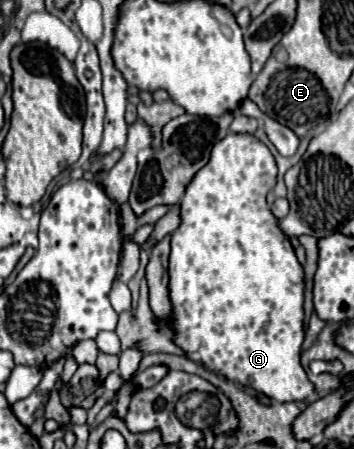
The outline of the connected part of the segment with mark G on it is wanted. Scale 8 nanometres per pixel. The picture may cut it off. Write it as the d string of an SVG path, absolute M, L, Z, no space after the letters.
M230 133L226 135L222 141L218 141L212 149L212 159L210 163L200 169L192 183L186 187L186 195L180 203L180 217L182 217L182 225L172 233L172 251L170 251L170 299L174 305L174 343L178 347L182 347L186 351L186 357L202 363L206 369L216 371L220 375L224 375L228 381L236 381L244 387L250 387L262 395L268 395L274 401L280 403L292 403L292 401L306 401L310 397L316 395L314 391L314 383L306 377L306 371L300 365L300 345L304 339L304 329L302 329L302 303L304 303L304 269L298 263L294 249L288 241L288 237L282 233L282 229L278 227L278 219L270 213L268 203L266 203L266 195L268 191L274 187L276 183L276 161L272 157L272 153L268 151L266 145L262 145L254 135L236 135Z

